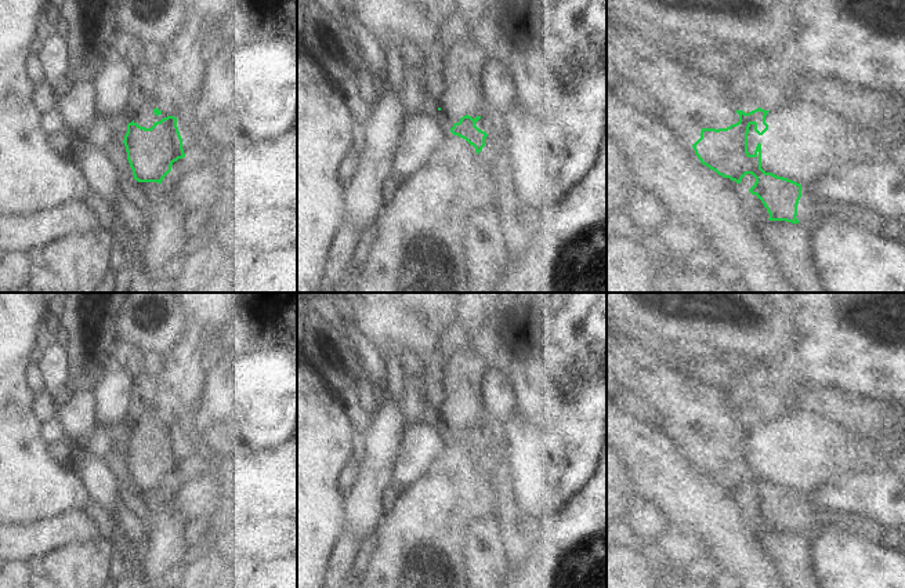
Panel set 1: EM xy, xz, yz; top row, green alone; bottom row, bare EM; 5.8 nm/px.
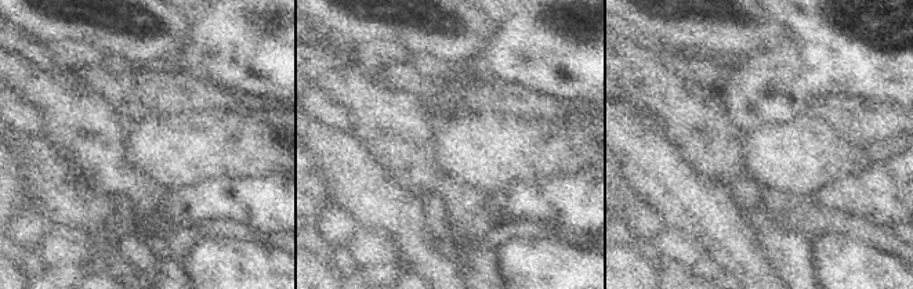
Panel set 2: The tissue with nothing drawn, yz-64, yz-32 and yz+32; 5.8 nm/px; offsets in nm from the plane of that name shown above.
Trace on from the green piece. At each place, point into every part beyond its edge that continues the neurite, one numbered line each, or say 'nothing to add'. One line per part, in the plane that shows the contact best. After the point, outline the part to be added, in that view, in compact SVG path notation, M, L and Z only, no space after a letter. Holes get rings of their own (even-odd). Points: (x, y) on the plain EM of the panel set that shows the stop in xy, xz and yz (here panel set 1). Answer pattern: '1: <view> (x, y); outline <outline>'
1: yz (690, 409); outline M660 351L654 355L654 409L662 421L662 429L684 454L694 454L703 438L727 438L739 431L727 388L716 377L689 380L667 366L659 355Z

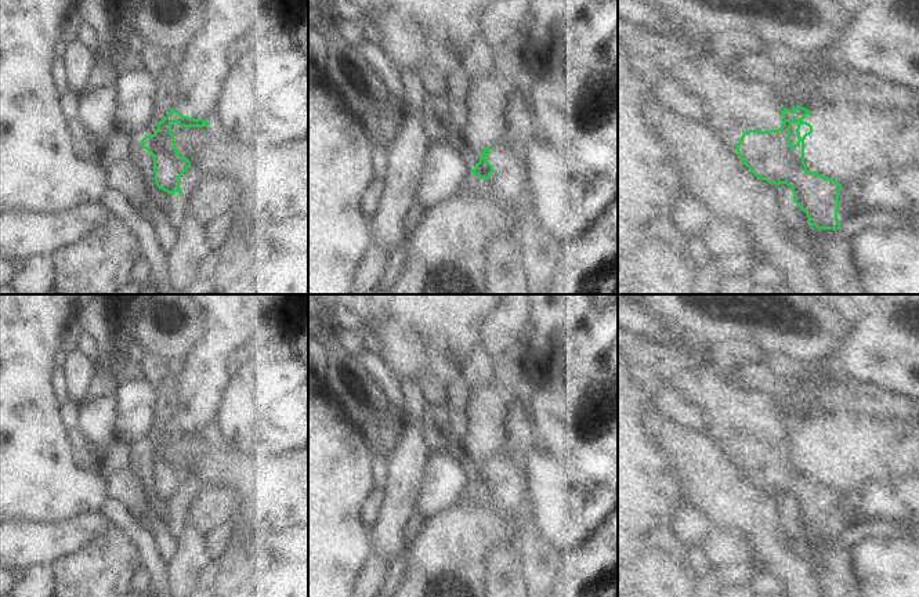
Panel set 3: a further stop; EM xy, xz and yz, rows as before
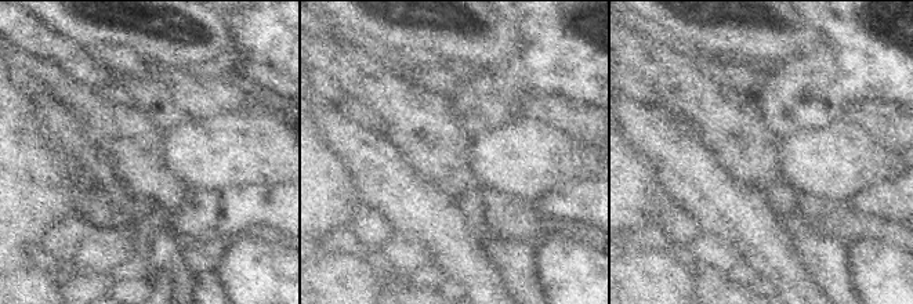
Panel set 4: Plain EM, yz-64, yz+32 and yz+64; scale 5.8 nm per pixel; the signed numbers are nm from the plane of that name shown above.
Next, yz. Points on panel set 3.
1: yz (734, 411); outline M697 359L697 408L705 419L706 434L728 456L735 456L749 439L778 439L784 433L781 405L764 379L757 377L755 383L737 380L699 359Z

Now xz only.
1: xz (488, 404); outline M495 377L474 384L467 399L467 433L462 442L462 453L481 467L488 456L509 449L506 438L506 416L511 405L525 392L509 379Z

